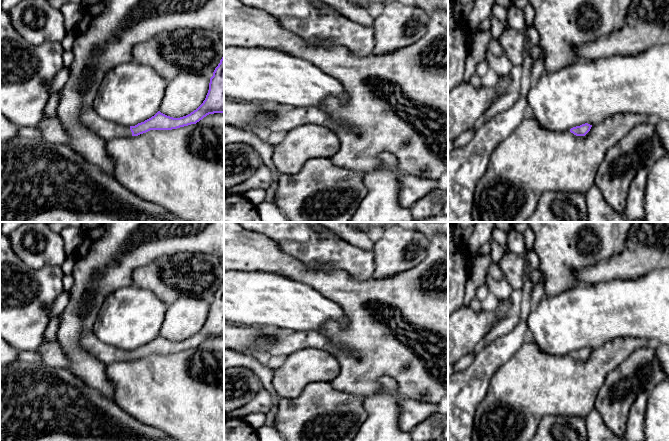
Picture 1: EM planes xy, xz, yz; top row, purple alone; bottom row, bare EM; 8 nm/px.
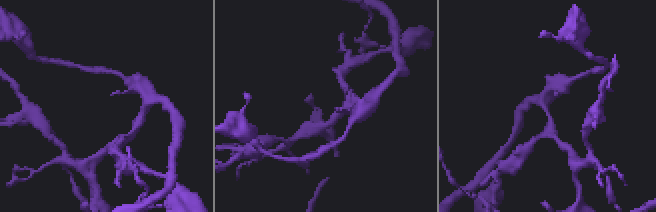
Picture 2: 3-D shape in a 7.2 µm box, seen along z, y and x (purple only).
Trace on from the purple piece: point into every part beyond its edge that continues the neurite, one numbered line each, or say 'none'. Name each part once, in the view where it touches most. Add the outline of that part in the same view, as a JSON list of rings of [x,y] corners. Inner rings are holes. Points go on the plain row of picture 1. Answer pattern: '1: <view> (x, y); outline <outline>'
1: xy (107, 354); outline [[[87,329],[81,331],[80,346],[106,366],[112,362],[132,360],[130,350],[124,350],[105,344],[97,339],[92,331]]]

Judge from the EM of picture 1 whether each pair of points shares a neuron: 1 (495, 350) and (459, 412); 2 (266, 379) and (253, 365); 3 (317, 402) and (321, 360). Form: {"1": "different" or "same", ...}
{"1": "same", "2": "same", "3": "different"}

